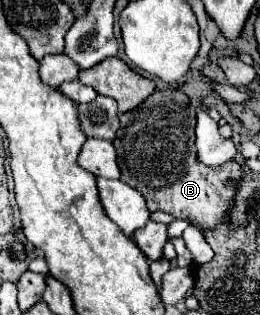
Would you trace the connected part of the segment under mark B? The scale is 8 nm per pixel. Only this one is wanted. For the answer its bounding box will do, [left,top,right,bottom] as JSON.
[114,90,242,230]

